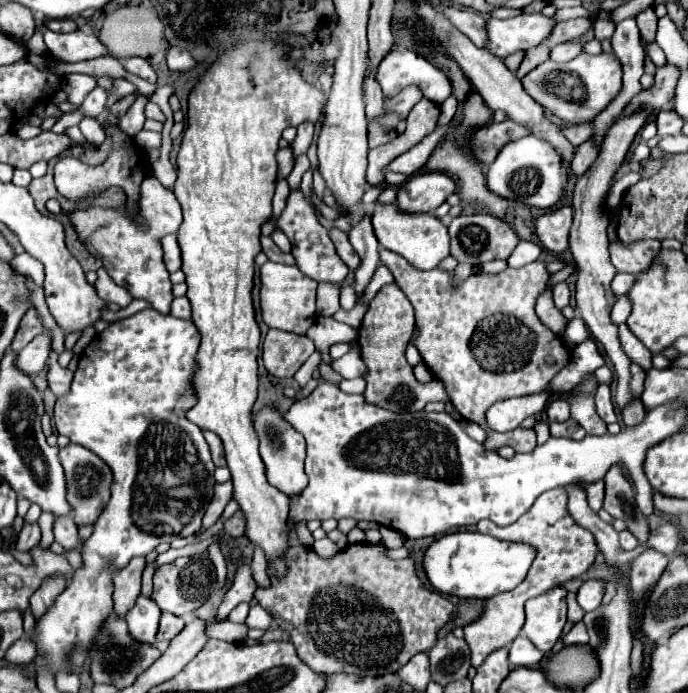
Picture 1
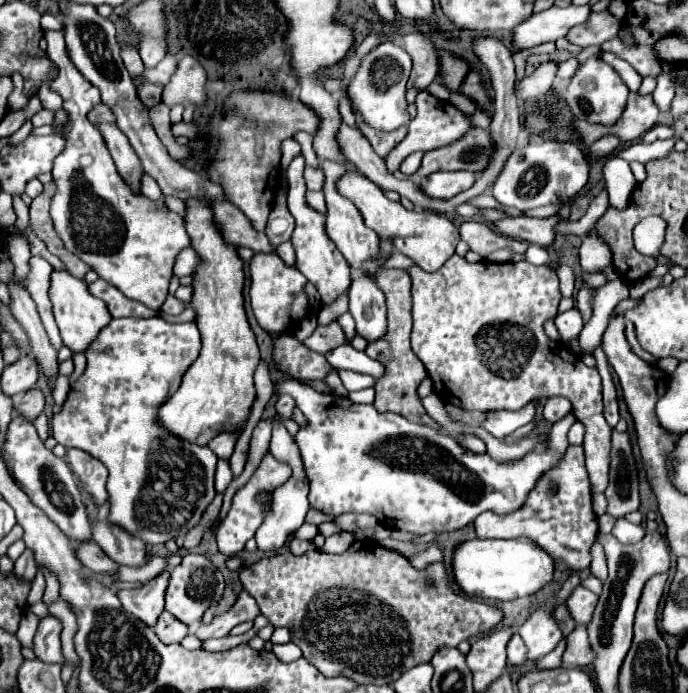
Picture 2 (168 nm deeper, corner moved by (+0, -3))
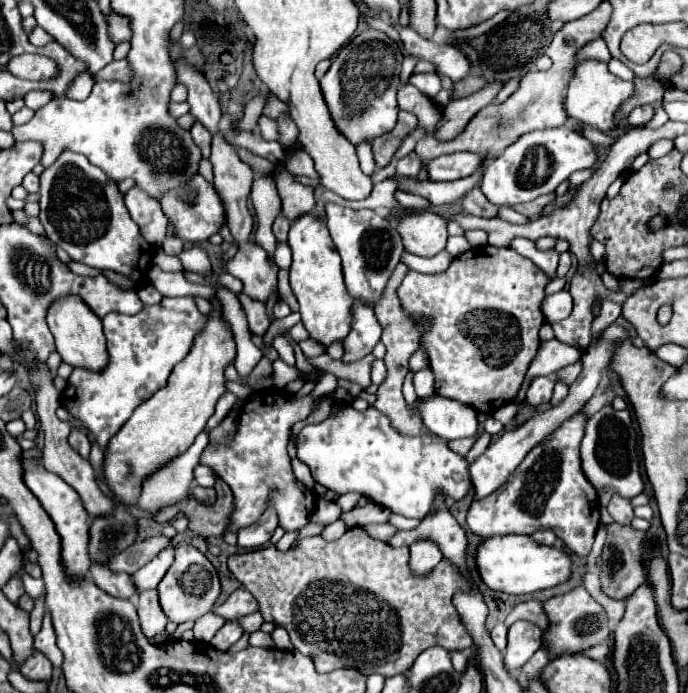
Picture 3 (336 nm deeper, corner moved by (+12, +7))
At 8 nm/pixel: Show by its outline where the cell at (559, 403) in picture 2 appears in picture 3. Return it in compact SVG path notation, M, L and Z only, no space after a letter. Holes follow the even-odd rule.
M536 376L536 378L532 378L532 382L530 382L528 390L526 390L526 402L534 404L534 406L550 402L552 390L554 390L554 380L552 378Z

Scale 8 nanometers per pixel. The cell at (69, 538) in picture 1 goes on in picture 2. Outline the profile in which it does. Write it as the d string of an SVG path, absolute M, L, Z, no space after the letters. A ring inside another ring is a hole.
M94 540L88 542L74 542L76 546L76 556L80 560L80 564L90 570L90 572L112 572L118 568L116 562L112 562L102 550L100 546L96 546Z

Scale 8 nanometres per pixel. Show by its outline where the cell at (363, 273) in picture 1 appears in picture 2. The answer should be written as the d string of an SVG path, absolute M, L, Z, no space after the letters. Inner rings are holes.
M356 278L348 290L350 314L356 320L356 332L368 342L386 334L384 294L374 278Z

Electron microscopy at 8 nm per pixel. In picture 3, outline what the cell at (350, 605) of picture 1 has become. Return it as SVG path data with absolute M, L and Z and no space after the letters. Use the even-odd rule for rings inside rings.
M350 528L340 540L326 542L322 536L304 538L298 548L280 552L276 546L264 546L244 554L232 554L228 568L252 592L260 604L266 622L288 630L298 652L310 656L318 672L332 672L338 668L356 668L364 674L396 676L408 672L416 656L432 646L442 646L448 652L472 646L472 638L464 628L452 596L466 586L452 564L442 560L426 576L416 576L408 566L408 546L392 548L380 542L364 528Z

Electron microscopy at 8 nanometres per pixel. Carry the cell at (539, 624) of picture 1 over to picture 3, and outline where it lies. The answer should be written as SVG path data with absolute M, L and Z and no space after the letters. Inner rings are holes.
M516 622L508 630L508 646L504 650L504 666L508 672L522 668L540 648L542 630L532 622Z

